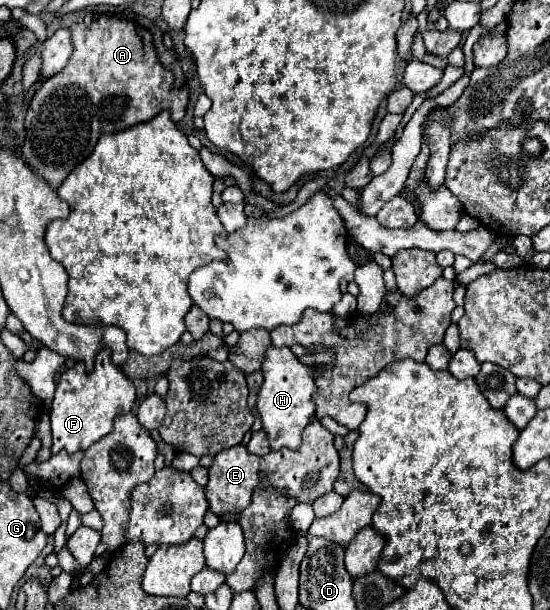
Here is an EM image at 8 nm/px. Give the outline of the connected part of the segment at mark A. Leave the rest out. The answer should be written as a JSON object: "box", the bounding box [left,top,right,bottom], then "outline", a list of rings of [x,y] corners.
{"box":[22,17,188,191],"outline":[[[100,17],[90,27],[84,23],[76,23],[70,27],[72,33],[72,59],[60,75],[44,81],[42,87],[34,93],[28,111],[26,111],[26,139],[22,145],[22,159],[26,165],[46,179],[46,183],[58,191],[64,179],[74,171],[78,163],[82,163],[92,151],[96,141],[104,133],[118,133],[126,127],[150,121],[162,111],[172,115],[172,121],[180,121],[186,113],[188,105],[188,91],[186,89],[172,89],[174,77],[168,69],[160,65],[156,59],[156,51],[152,45],[152,35],[140,25],[130,21],[118,21],[112,17]]]}

